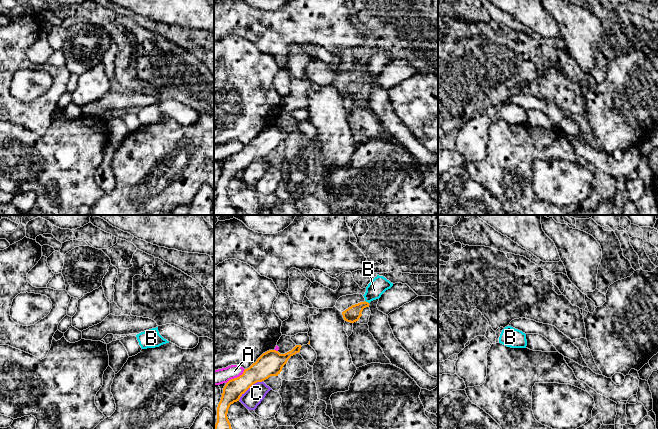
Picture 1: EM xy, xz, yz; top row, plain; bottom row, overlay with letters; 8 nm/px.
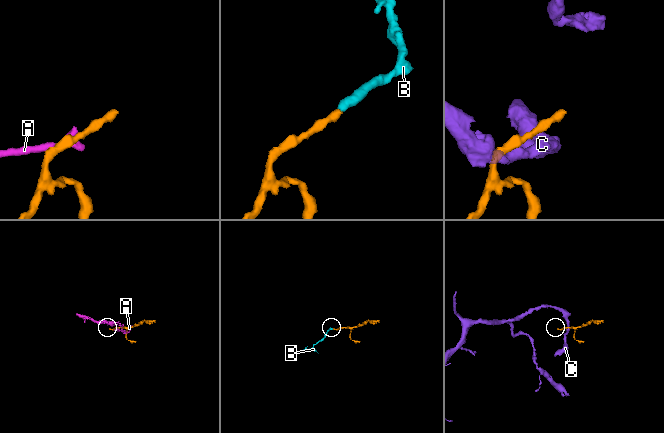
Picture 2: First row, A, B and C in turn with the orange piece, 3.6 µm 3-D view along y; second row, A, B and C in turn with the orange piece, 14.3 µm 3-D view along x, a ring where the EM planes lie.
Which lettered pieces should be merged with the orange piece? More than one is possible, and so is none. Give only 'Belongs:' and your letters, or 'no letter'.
Belongs: B

